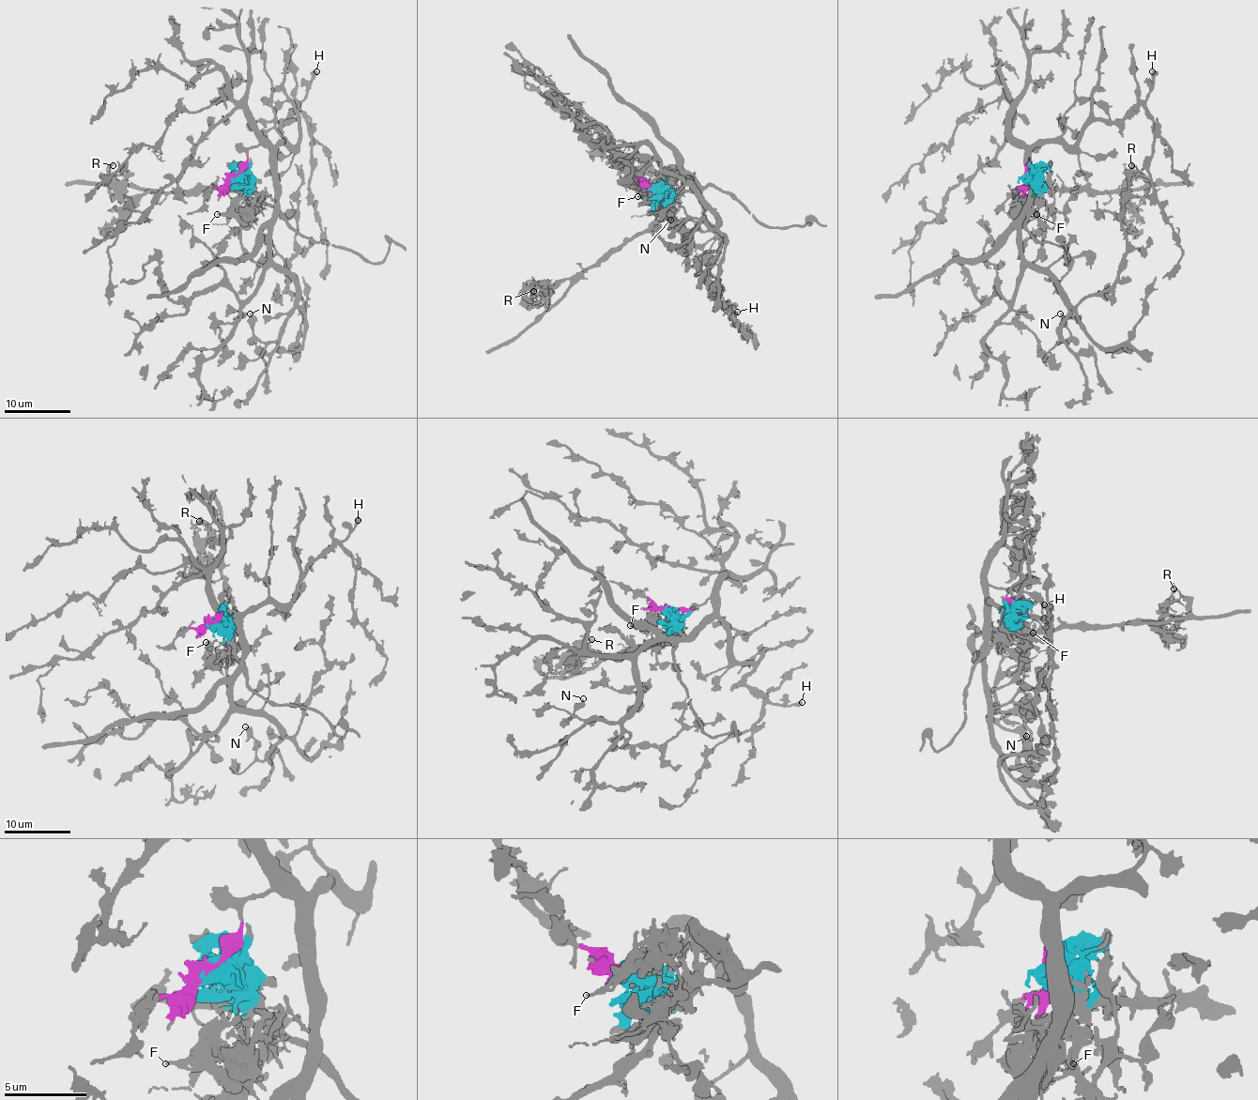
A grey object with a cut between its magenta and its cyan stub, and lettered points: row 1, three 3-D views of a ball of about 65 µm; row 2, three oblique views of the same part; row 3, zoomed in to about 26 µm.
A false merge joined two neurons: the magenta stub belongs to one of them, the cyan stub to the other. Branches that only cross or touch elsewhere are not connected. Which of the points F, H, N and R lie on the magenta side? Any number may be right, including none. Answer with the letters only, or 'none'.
H, N

